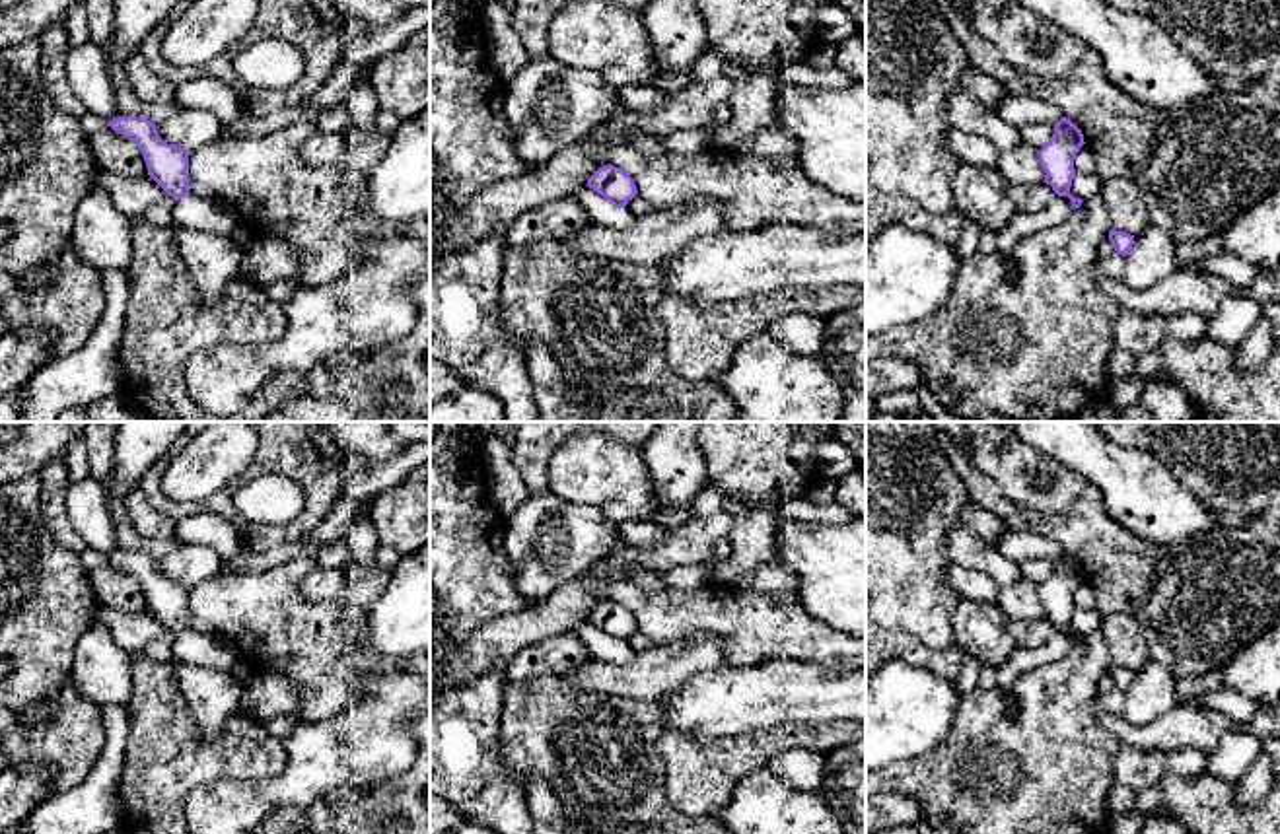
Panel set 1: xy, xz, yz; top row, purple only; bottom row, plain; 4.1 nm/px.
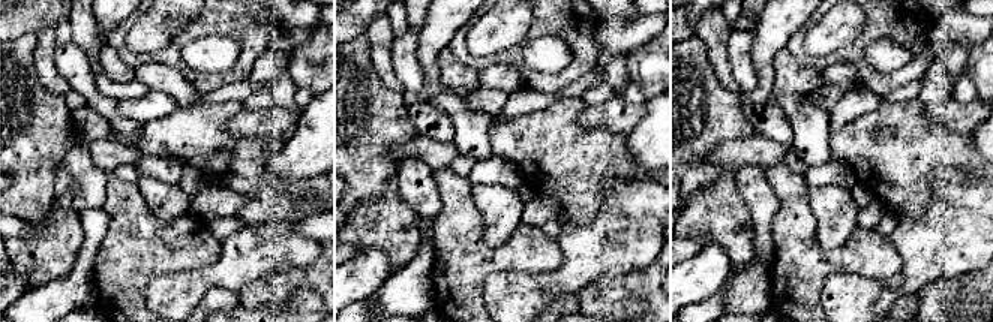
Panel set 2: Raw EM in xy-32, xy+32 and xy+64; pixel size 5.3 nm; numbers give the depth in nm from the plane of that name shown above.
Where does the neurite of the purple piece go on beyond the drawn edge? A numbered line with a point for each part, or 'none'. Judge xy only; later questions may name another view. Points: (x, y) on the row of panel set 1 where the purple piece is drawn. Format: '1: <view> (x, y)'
1: xy (86, 67)

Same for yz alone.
none

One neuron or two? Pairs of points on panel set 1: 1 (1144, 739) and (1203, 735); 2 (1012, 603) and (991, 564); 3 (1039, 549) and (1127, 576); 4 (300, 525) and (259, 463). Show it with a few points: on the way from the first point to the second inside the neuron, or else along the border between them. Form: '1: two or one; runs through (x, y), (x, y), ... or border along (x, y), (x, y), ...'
1: one; runs through (1158, 735), (1189, 735)
2: two; border along (1024, 580), (1000, 588)
3: two; border along (1020, 529), (1047, 535), (1063, 551)
4: one; runs through (314, 502), (314, 486), (290, 463), (283, 463)

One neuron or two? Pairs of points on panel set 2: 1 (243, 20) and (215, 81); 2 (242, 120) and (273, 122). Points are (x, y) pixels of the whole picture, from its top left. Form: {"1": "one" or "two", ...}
{"1": "one", "2": "one"}

